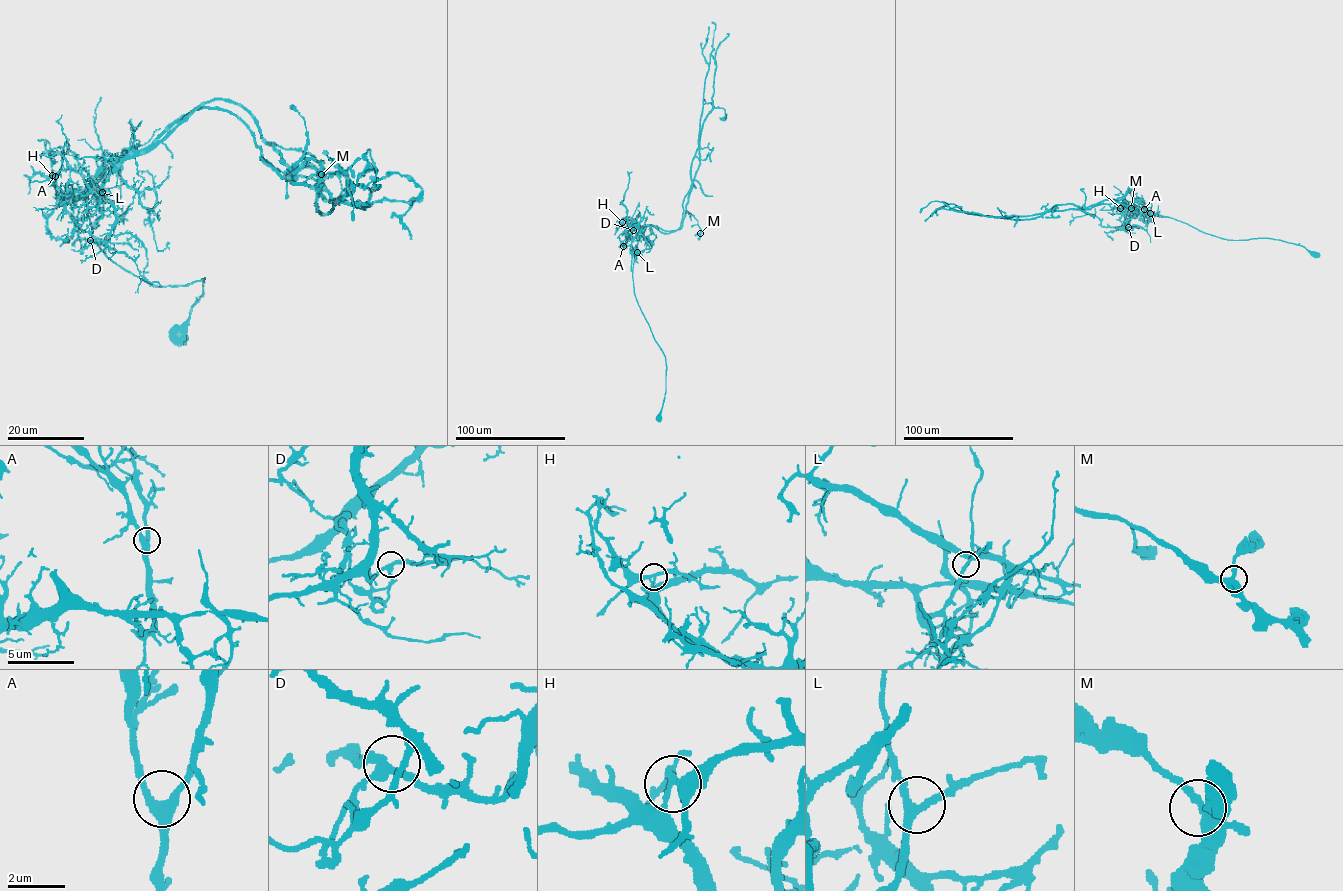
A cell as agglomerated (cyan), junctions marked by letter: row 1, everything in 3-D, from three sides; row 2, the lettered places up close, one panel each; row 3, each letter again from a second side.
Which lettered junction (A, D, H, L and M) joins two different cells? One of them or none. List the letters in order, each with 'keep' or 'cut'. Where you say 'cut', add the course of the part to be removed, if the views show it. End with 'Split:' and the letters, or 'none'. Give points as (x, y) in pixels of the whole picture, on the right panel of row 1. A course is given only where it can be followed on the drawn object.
A: keep
D: keep
H: cut; course (1120, 208), (1137, 214), (1123, 202), (1128, 187), (1122, 196), (1081, 209), (1003, 217), (941, 207), (931, 216)
L: keep
M: keep
Split: H

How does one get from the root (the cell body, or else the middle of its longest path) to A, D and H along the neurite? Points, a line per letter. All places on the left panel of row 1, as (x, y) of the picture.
A: (183, 336), (204, 278), (153, 286), (117, 265), (92, 236), (86, 206), (94, 195), (59, 202), (55, 176)
D: (183, 336), (204, 278), (153, 286), (126, 270), (92, 236), (94, 195), (75, 197), (65, 211), (90, 240)
H: (183, 336), (204, 278), (153, 286), (117, 265), (92, 236), (86, 206), (94, 195), (62, 201), (53, 174)

